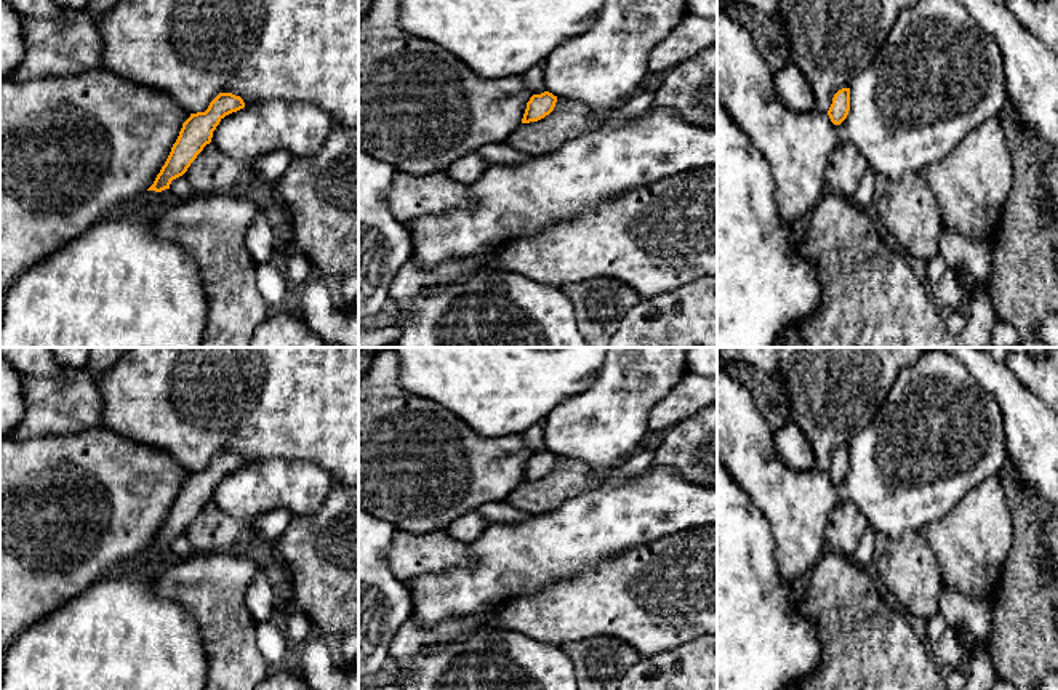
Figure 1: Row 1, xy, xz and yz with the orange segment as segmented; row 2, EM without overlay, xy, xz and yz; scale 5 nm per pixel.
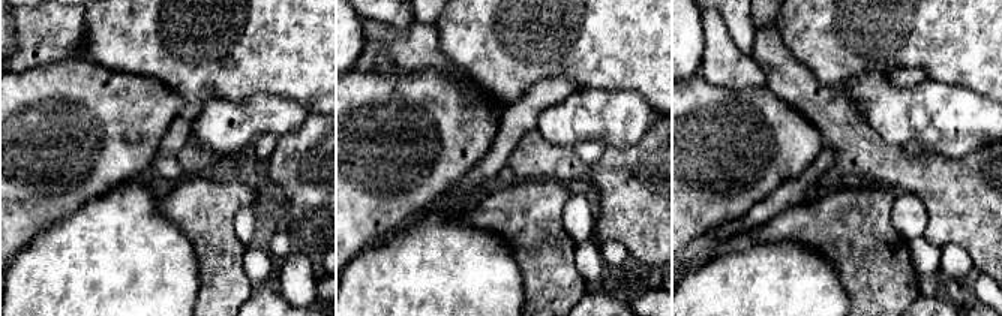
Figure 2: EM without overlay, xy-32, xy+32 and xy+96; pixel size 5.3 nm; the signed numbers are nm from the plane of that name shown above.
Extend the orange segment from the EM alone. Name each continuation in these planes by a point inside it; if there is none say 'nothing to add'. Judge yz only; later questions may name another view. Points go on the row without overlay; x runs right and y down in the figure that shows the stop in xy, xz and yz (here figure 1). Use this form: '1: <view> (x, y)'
nothing to add

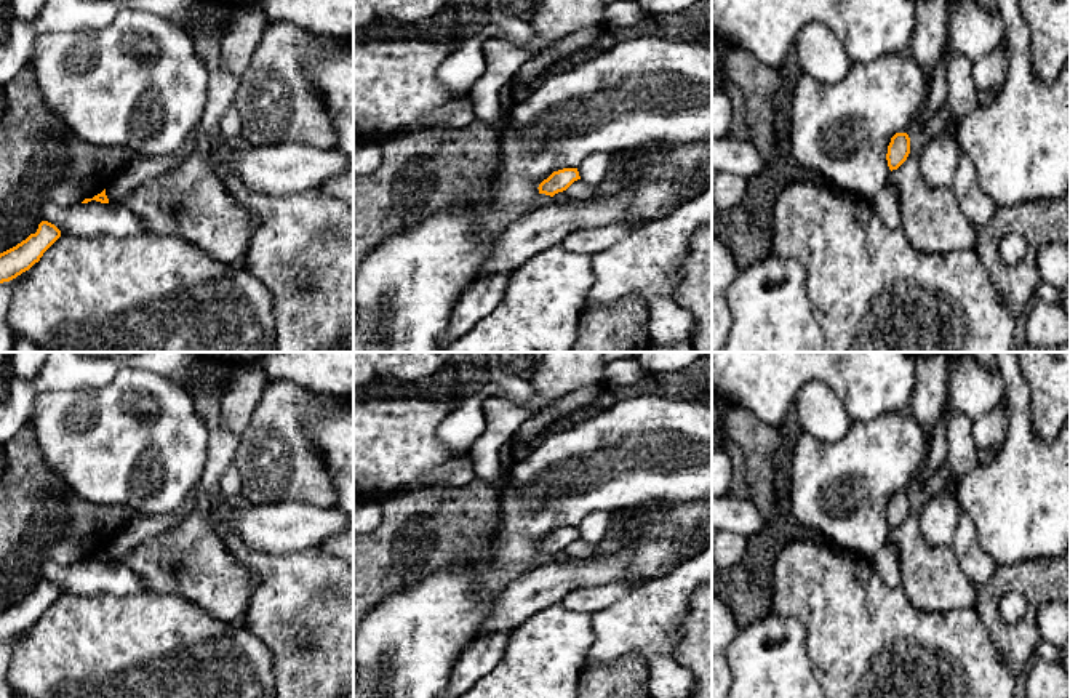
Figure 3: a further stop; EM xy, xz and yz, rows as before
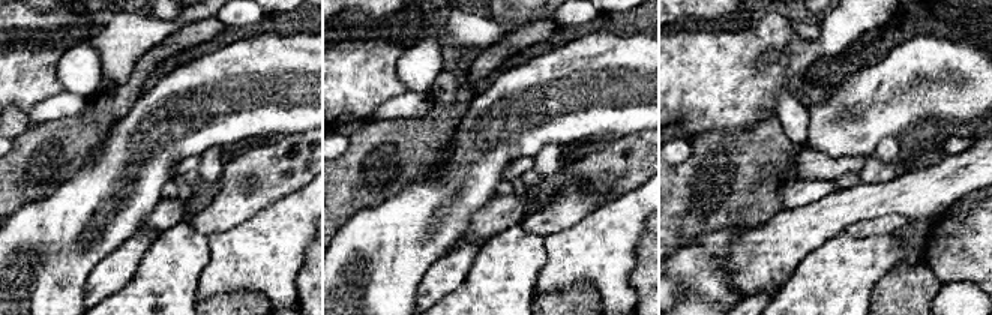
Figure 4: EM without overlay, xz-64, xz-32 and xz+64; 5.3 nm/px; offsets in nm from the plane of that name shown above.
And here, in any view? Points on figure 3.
nothing to add

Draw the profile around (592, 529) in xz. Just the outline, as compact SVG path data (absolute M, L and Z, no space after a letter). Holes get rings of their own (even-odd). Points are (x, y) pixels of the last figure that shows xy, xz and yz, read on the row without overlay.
M592 512L577 525L579 535L590 544L600 544L605 540L611 520L608 512Z

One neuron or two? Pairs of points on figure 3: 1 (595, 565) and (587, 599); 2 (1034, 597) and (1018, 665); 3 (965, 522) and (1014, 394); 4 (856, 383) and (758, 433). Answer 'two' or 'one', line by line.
1: two
2: one
3: two
4: two

